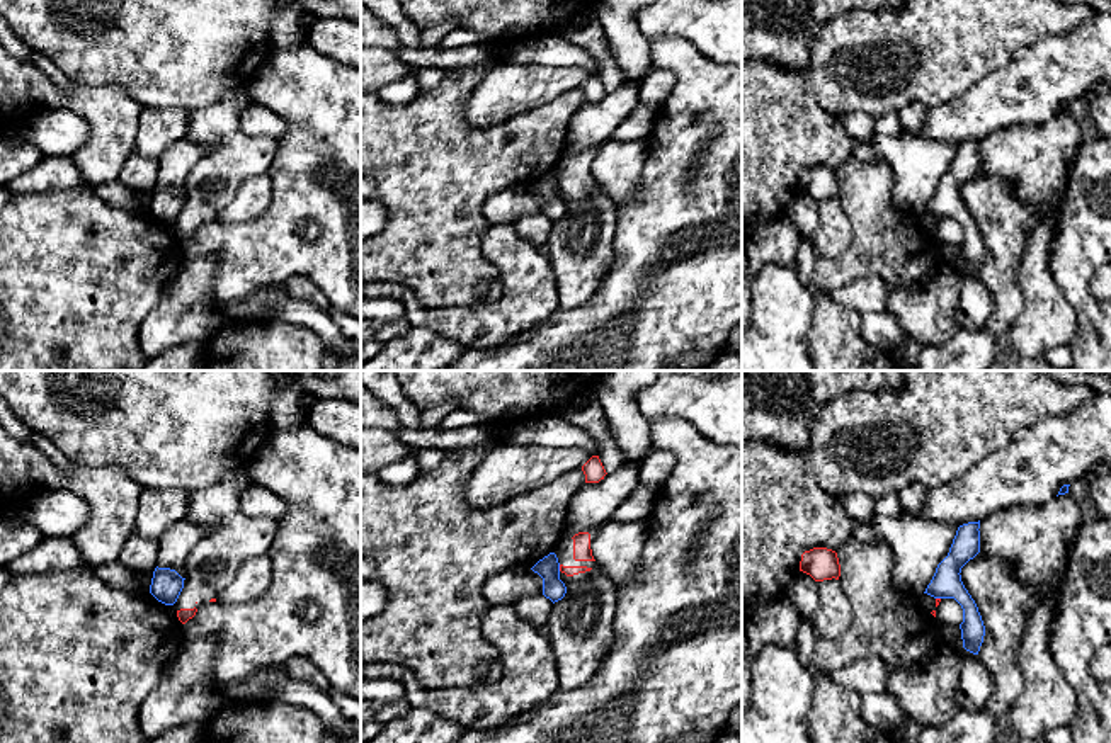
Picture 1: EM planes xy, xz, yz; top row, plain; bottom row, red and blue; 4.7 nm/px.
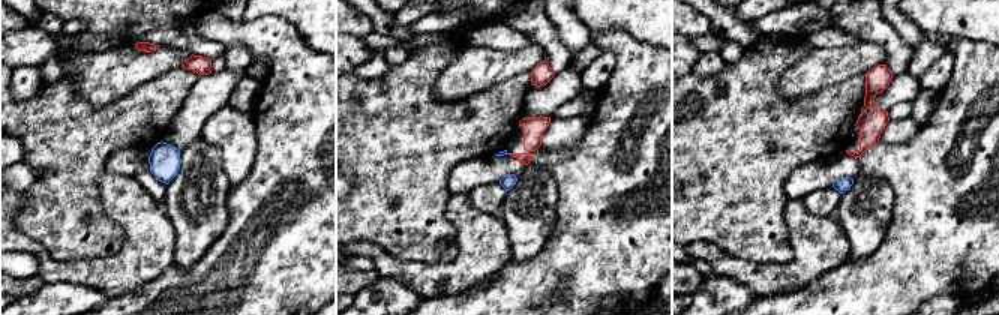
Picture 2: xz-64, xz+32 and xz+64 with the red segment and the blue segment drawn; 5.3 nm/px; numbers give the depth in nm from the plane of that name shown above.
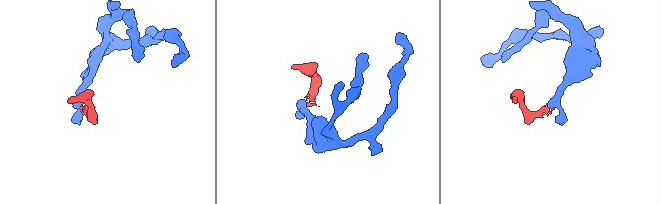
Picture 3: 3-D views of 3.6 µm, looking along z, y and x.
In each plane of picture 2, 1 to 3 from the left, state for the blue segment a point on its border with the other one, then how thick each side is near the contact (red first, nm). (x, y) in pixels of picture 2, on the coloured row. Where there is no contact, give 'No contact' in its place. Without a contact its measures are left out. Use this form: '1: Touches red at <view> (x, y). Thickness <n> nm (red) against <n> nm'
1: No contact
2: No contact
3: No contact

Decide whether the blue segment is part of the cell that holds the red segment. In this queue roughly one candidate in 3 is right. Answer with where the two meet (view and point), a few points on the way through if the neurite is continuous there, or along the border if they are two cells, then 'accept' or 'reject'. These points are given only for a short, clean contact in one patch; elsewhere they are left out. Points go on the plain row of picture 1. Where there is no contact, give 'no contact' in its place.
meets red in xz at (560, 187); border along xz (558, 184), (560, 189); reject

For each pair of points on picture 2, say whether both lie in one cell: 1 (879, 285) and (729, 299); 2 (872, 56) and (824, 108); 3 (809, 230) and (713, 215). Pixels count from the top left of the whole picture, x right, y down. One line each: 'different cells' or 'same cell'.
1: different cells
2: different cells
3: different cells

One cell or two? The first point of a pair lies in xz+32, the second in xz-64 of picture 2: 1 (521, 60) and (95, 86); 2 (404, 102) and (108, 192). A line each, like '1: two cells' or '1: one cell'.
1: one cell
2: two cells

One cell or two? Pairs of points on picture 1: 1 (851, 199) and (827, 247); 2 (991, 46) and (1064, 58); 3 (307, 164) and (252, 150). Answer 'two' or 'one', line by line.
1: two
2: two
3: two

